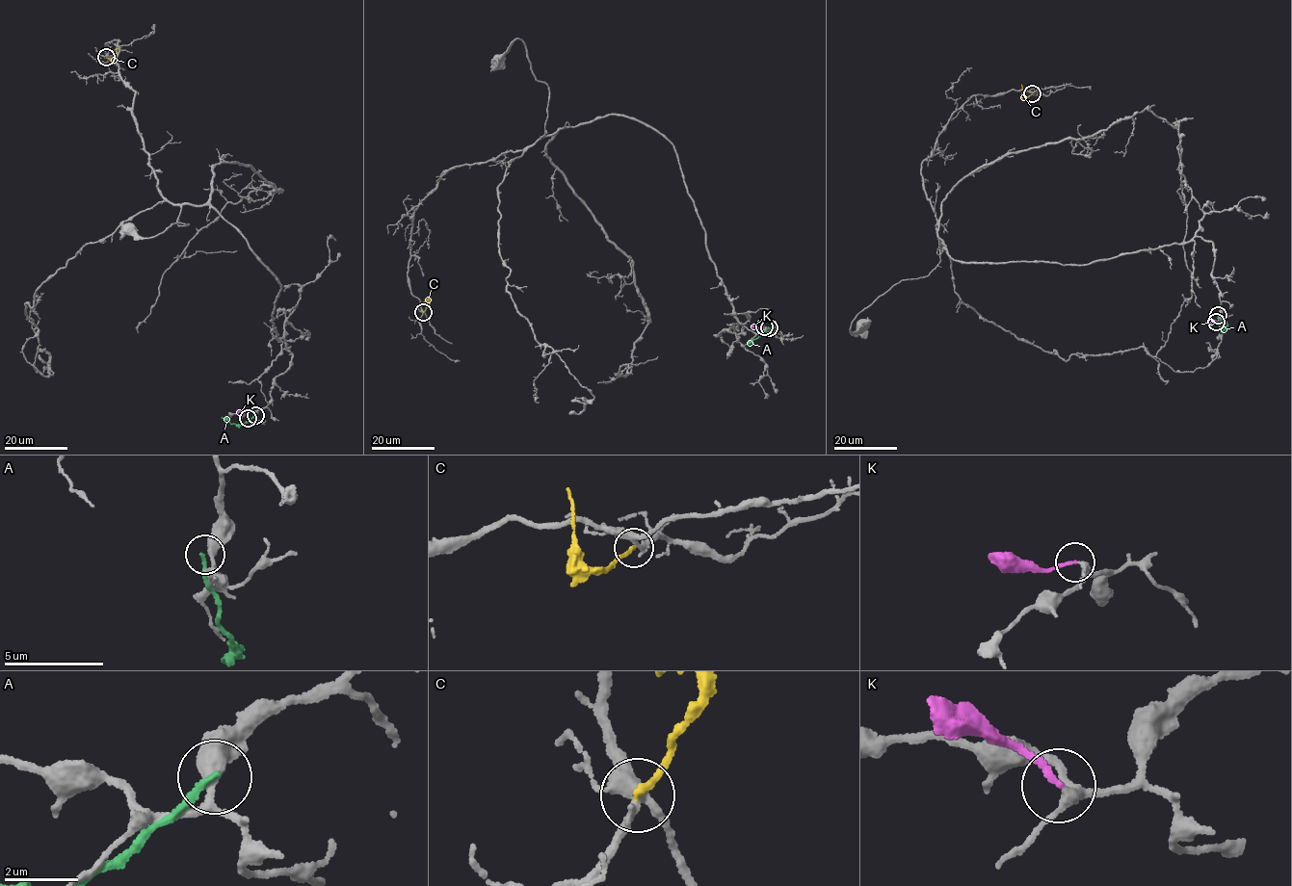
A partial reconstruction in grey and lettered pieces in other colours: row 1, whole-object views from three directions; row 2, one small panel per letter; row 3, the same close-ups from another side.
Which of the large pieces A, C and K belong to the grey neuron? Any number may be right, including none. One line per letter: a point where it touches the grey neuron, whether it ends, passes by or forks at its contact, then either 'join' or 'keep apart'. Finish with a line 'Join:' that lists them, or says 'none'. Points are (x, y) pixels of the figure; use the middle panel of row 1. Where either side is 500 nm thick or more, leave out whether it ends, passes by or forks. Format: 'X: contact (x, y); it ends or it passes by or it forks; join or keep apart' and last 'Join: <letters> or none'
A: contact (769, 327); it ends; keep apart
C: contact (423, 312); it ends; keep apart
K: contact (764, 326); it ends; join
Join: K

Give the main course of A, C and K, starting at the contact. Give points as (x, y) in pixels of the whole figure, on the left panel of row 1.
A: (255, 415), (237, 425), (222, 417)
C: (106, 58), (114, 60), (116, 47)
K: (248, 417), (236, 409)

